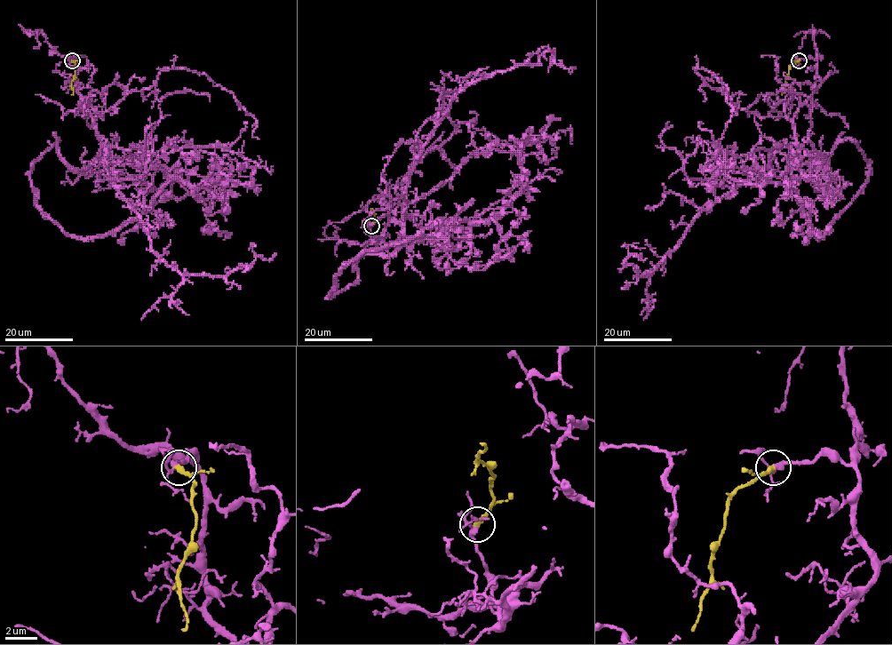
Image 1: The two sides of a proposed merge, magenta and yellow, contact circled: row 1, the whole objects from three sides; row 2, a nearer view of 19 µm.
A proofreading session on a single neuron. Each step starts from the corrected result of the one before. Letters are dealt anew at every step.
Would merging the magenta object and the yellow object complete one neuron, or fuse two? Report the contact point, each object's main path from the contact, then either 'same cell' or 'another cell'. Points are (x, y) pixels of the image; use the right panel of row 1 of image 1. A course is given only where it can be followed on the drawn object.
place (799, 60); course magenta (799, 59), (817, 61), (821, 84), (794, 117), (795, 141), (639, 275), (624, 264), (628, 245), (646, 249); course yellow (799, 59), (789, 69), (781, 95); same cell

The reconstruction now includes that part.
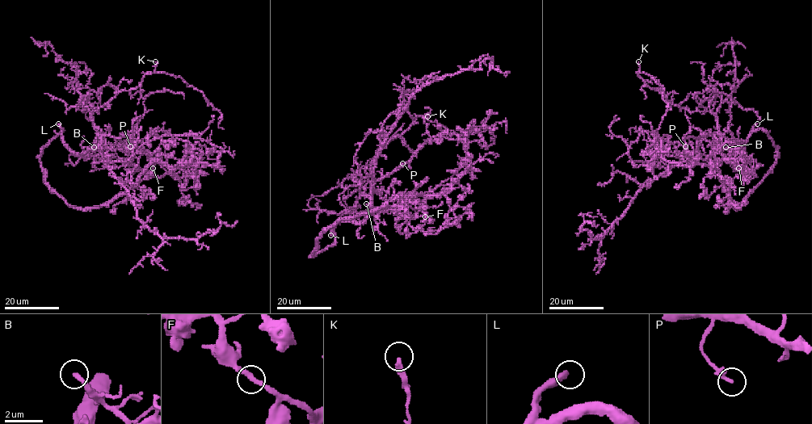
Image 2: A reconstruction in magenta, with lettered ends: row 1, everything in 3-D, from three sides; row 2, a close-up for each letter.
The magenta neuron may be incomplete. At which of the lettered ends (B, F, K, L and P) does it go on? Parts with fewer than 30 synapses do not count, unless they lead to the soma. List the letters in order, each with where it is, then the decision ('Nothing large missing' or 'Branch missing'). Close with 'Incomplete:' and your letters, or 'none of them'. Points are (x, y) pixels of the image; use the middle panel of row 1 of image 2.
B: Place: (366, 203). Branch missing
F: Place: (425, 216). Nothing large missing
K: Place: (427, 116). Nothing large missing
L: Place: (330, 235). Branch missing
P: Place: (402, 163). Nothing large missing
Incomplete: B, L

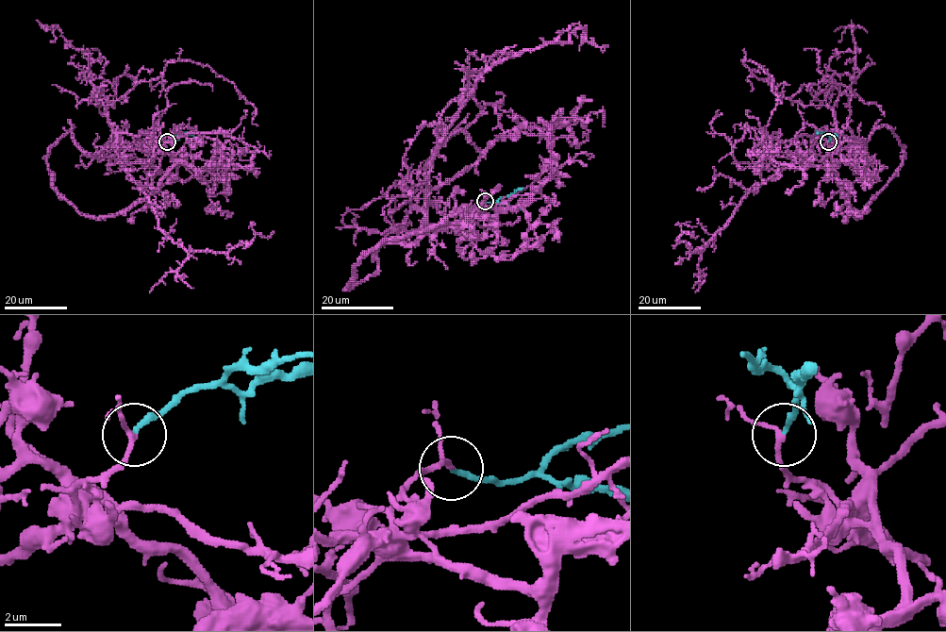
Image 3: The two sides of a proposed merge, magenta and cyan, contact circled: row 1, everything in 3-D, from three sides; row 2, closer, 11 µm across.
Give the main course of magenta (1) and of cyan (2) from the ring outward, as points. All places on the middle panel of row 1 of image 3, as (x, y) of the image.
1: (485, 201), (464, 222), (422, 231), (431, 160), (475, 81), (509, 56), (566, 42), (582, 27), (579, 51)
2: (485, 201), (500, 203), (515, 210), (522, 207)

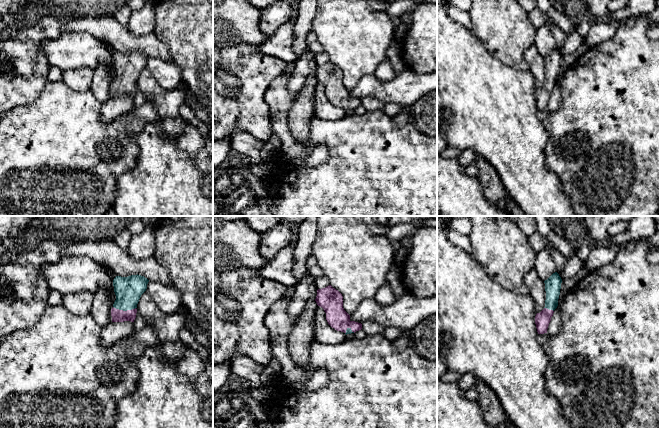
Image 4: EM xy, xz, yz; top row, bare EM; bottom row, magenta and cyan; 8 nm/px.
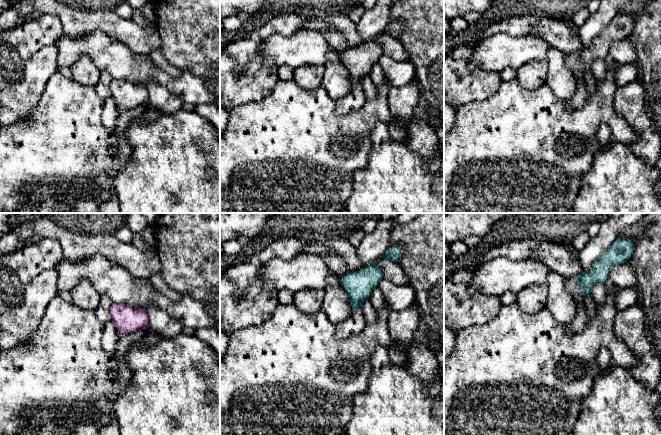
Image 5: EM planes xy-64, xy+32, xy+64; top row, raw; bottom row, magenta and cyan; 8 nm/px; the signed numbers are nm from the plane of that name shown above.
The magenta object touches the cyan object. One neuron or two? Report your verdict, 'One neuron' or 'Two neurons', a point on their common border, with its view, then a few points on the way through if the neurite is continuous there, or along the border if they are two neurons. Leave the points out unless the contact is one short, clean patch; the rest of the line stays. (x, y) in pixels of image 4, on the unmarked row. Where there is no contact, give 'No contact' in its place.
One neuron. Touches magenta at xy (124, 87). Path across: xy (117, 91), (124, 87), (128, 66)

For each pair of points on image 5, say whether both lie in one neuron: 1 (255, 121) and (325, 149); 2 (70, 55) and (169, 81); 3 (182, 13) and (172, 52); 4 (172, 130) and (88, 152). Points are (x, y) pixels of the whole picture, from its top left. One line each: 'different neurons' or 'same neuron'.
1: same neuron
2: same neuron
3: same neuron
4: different neurons

